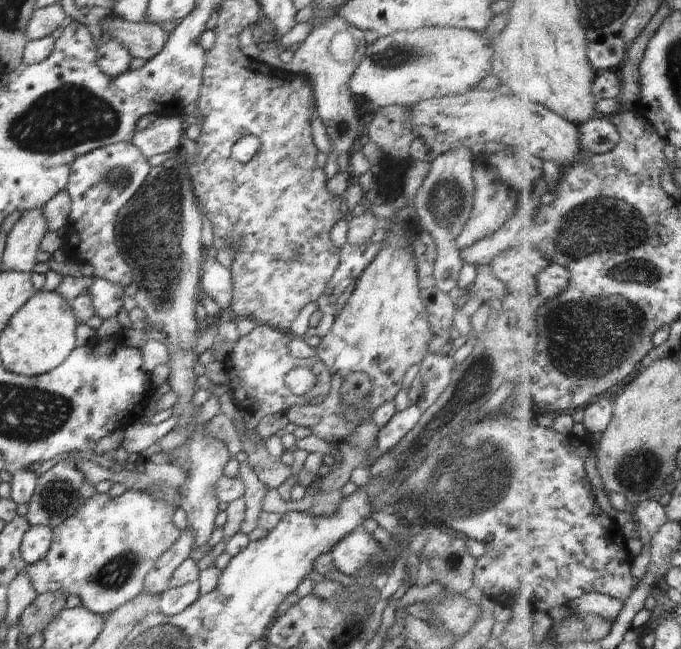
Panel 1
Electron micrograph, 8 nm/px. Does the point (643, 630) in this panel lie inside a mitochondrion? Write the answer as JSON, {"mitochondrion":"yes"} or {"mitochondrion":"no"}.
{"mitochondrion":"no"}

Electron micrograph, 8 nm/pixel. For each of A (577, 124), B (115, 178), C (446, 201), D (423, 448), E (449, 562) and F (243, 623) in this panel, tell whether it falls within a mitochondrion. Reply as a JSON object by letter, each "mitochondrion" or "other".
{"A":"other","B":"mitochondrion","C":"mitochondrion","D":"mitochondrion","E":"mitochondrion","F":"other"}

